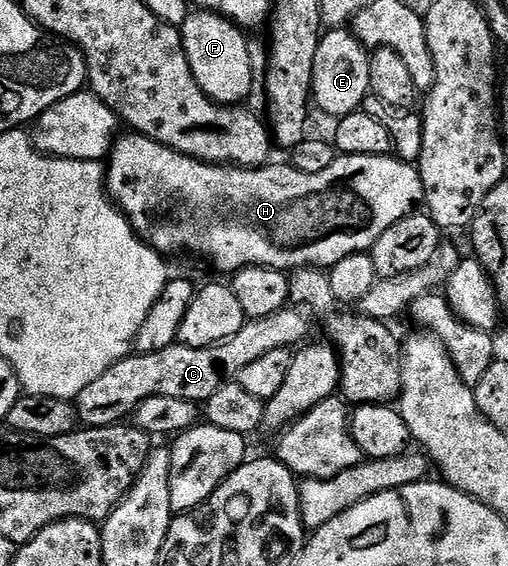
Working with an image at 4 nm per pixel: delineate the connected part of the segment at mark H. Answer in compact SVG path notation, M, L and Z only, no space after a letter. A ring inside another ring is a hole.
M127 134L117 138L106 156L108 198L128 218L137 235L161 255L171 257L189 251L212 259L218 270L227 273L244 267L269 267L285 273L301 267L331 269L346 257L371 252L382 233L424 202L419 170L392 155L340 155L323 173L302 173L287 162L272 161L262 167L203 163L145 135Z

